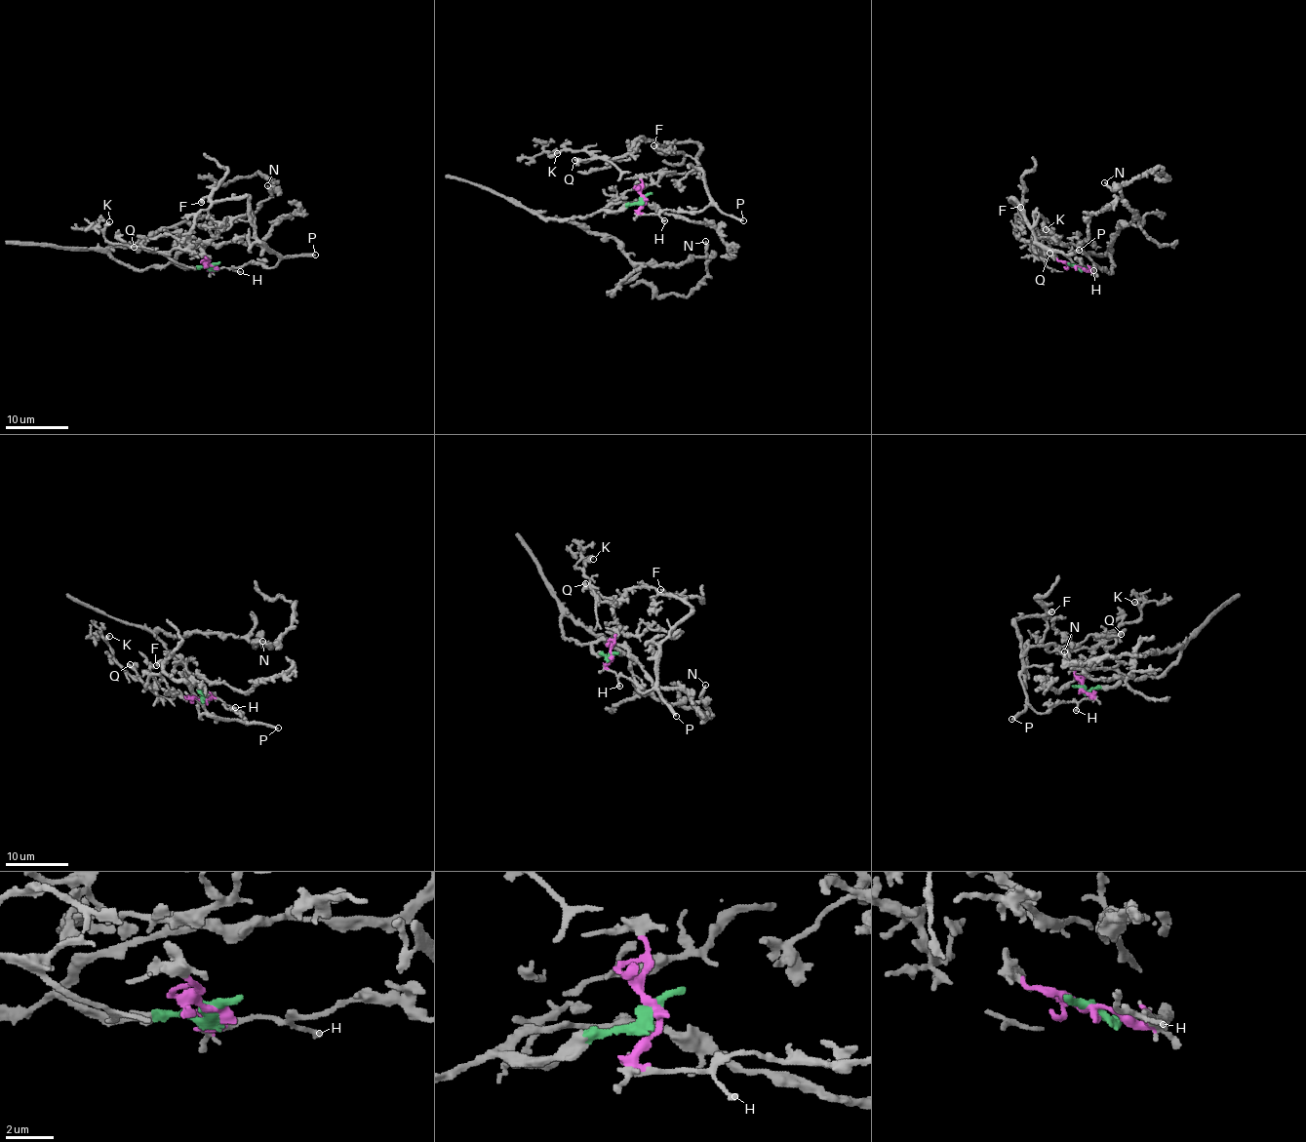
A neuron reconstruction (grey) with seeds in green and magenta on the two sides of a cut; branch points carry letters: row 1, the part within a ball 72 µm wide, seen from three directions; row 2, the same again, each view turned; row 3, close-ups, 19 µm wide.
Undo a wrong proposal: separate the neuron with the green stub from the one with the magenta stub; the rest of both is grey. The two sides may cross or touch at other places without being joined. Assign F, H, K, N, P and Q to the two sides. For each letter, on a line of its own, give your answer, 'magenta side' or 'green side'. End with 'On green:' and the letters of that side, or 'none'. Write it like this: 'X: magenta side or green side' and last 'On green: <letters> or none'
F: magenta side
H: magenta side
K: magenta side
N: green side
P: magenta side
Q: magenta side
On green: N

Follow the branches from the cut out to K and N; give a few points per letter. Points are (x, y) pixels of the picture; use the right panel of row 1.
K: (1073, 265), (1089, 268), (1041, 246), (1023, 210), (1009, 201), (1018, 212), (1015, 234), (1043, 256), (1046, 229)
N: (1075, 265), (1096, 265), (1111, 273), (1110, 244), (1121, 222), (1138, 225), (1118, 188), (1104, 181)

